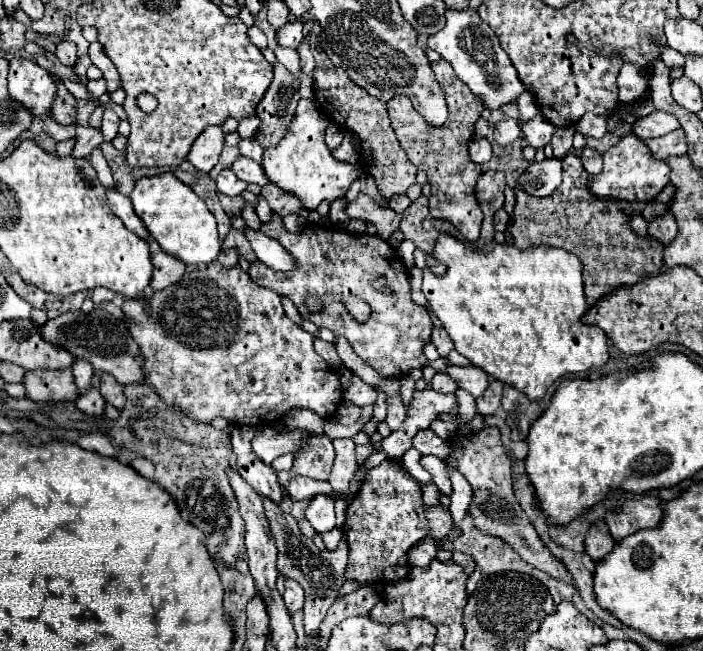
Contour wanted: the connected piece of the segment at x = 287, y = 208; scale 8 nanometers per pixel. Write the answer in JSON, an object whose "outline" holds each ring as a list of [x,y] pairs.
{"outline":[[[267,184],[261,192],[261,196],[269,202],[269,208],[271,212],[279,214],[279,216],[285,216],[285,214],[297,214],[301,210],[301,204],[297,202],[295,196],[289,196],[289,194],[283,194],[275,184]]]}

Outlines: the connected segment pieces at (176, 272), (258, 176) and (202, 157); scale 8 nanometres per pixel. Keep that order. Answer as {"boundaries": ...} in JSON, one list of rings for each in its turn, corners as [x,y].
{"boundaries":[[[[155,252],[153,254],[153,280],[151,280],[151,288],[153,290],[163,290],[167,286],[171,286],[173,282],[179,282],[185,274],[185,262],[181,262],[179,258],[173,258],[165,252]]],[[[239,156],[239,158],[233,162],[231,170],[235,172],[237,178],[241,178],[241,180],[247,182],[247,184],[259,184],[259,186],[265,186],[265,184],[269,182],[259,162],[249,160],[249,158],[243,158],[243,156]]],[[[207,126],[197,140],[193,142],[187,160],[201,172],[211,172],[211,168],[217,164],[223,148],[223,130],[221,126]]]]}

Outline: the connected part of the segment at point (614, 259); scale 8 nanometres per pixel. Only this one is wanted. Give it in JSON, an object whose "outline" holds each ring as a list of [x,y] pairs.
{"outline":[[[567,154],[563,158],[563,182],[551,196],[535,198],[519,188],[515,190],[515,196],[515,216],[509,224],[513,244],[519,250],[529,250],[543,244],[573,252],[583,262],[585,296],[591,306],[621,286],[633,286],[641,282],[641,278],[661,272],[663,244],[651,236],[639,238],[631,230],[627,216],[617,210],[617,202],[601,200],[591,194],[589,174],[585,174],[585,168],[577,156]]]}

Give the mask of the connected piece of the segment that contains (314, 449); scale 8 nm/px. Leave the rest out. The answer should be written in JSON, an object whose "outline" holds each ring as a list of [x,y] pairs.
{"outline":[[[325,434],[311,436],[305,442],[301,442],[301,450],[295,452],[295,462],[289,472],[279,472],[281,486],[287,486],[287,482],[293,476],[309,476],[313,480],[327,480],[333,466],[333,444],[331,438]]]}

